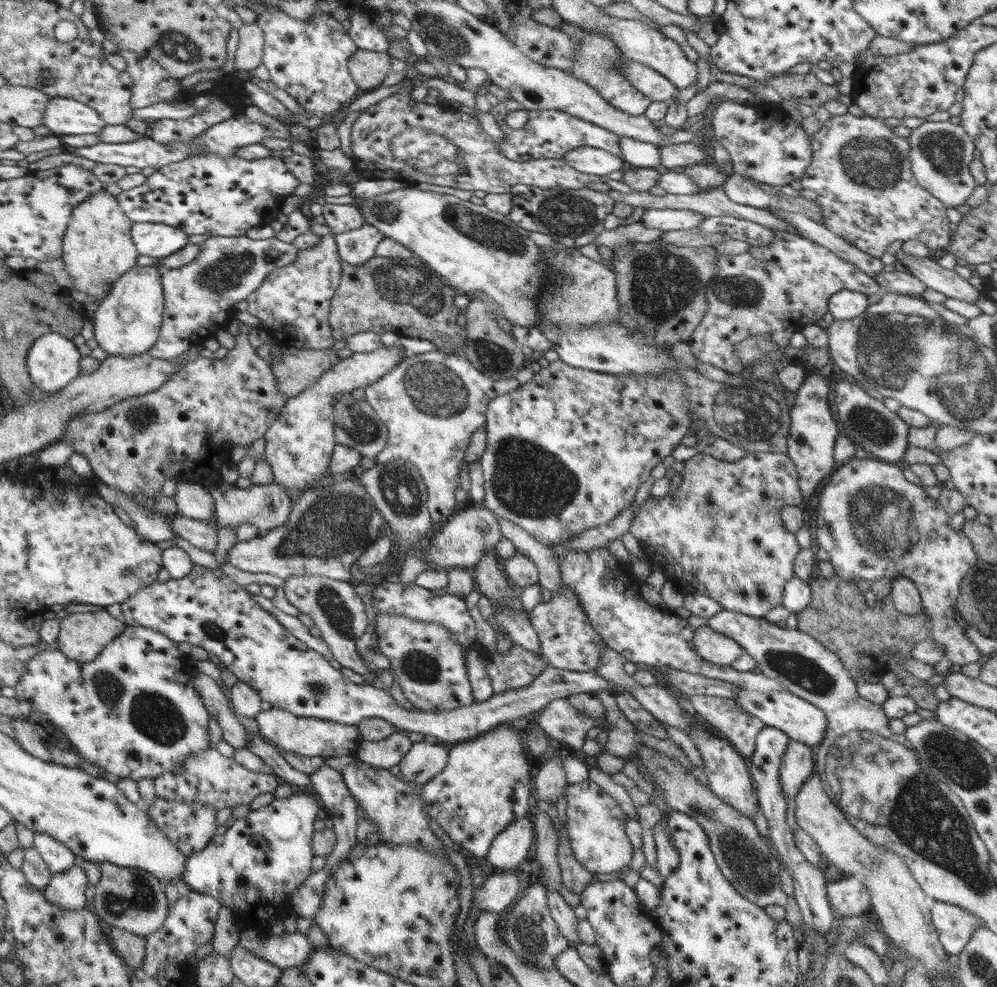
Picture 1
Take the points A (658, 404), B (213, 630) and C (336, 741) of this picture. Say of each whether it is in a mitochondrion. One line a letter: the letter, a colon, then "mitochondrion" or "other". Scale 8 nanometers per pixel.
A: other
B: mitochondrion
C: other

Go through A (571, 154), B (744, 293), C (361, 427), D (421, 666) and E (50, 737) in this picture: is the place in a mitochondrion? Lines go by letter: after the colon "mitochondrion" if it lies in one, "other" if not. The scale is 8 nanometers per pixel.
A: other
B: mitochondrion
C: mitochondrion
D: mitochondrion
E: other

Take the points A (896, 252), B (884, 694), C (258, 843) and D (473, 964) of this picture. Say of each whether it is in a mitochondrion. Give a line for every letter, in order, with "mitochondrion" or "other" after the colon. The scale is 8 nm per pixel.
A: other
B: other
C: other
D: other

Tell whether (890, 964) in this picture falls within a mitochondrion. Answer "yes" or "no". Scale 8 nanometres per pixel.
no

